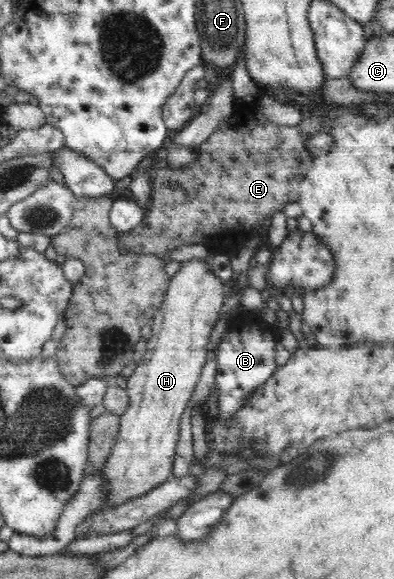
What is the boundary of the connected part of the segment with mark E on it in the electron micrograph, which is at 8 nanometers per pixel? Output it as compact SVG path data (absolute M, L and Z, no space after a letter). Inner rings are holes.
M237 99L237 105L233 107L233 115L220 121L214 132L199 147L197 163L177 171L171 167L161 168L155 173L155 179L151 179L151 195L149 210L144 221L131 231L119 233L117 243L122 243L134 253L149 254L165 259L167 251L173 251L181 245L191 243L203 243L213 245L215 253L235 253L243 249L253 237L261 237L267 227L265 219L269 219L277 209L281 211L287 201L300 201L300 185L313 166L314 157L308 151L308 138L315 133L323 133L325 116L323 112L315 111L309 118L302 119L299 125L284 126L269 119L263 119L264 113L259 113L257 107L249 107L247 102ZM169 187L181 189L183 193L169 191Z

